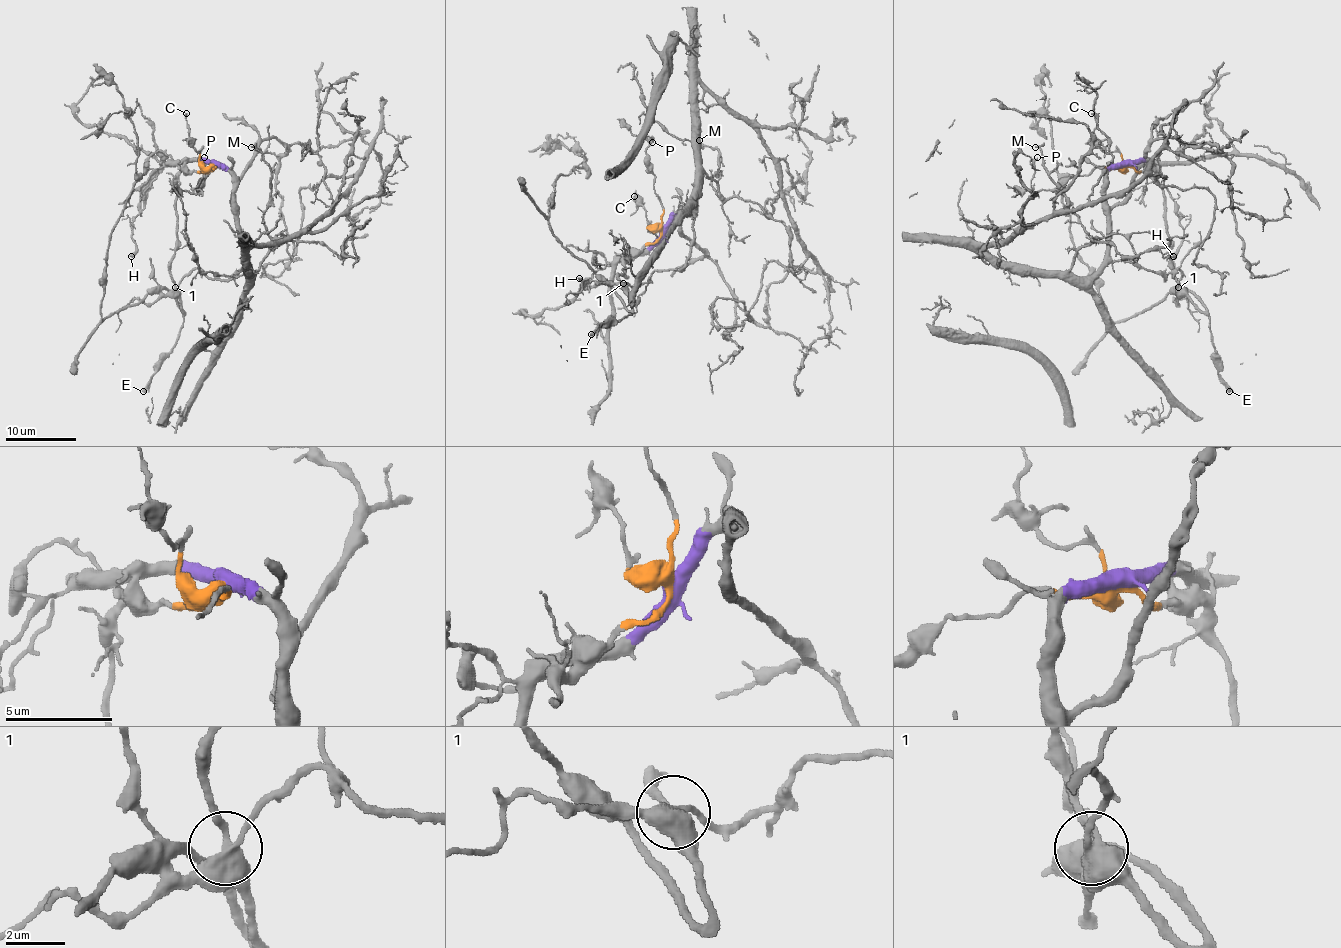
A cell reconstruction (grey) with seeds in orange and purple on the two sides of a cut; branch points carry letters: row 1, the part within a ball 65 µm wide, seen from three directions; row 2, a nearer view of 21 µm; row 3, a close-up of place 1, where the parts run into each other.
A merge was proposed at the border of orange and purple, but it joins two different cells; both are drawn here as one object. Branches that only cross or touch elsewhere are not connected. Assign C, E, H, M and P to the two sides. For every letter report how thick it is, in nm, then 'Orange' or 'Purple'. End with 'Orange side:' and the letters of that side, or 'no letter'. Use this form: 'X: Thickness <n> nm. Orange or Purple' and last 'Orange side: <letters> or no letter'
C: Thickness 220 nm. Orange
E: Thickness 340 nm. Orange
H: Thickness 380 nm. Purple
M: Thickness 140 nm. Purple
P: Thickness 300 nm. Orange
Orange side: C, E, P

